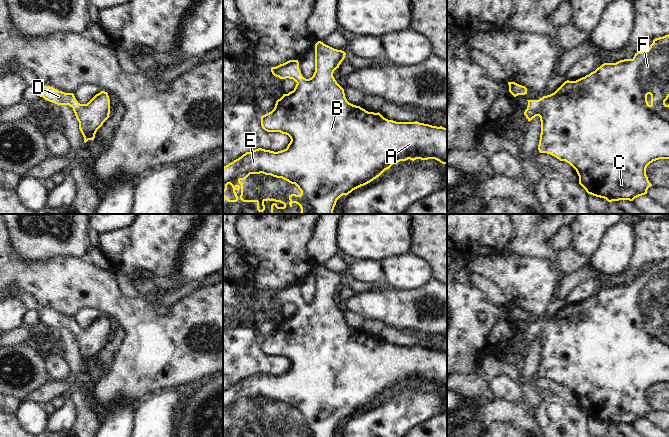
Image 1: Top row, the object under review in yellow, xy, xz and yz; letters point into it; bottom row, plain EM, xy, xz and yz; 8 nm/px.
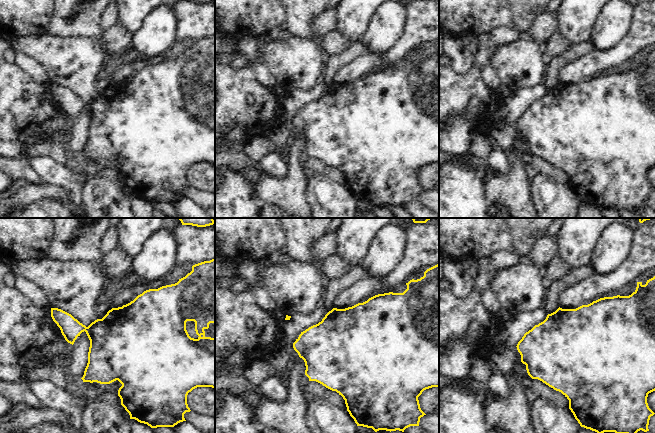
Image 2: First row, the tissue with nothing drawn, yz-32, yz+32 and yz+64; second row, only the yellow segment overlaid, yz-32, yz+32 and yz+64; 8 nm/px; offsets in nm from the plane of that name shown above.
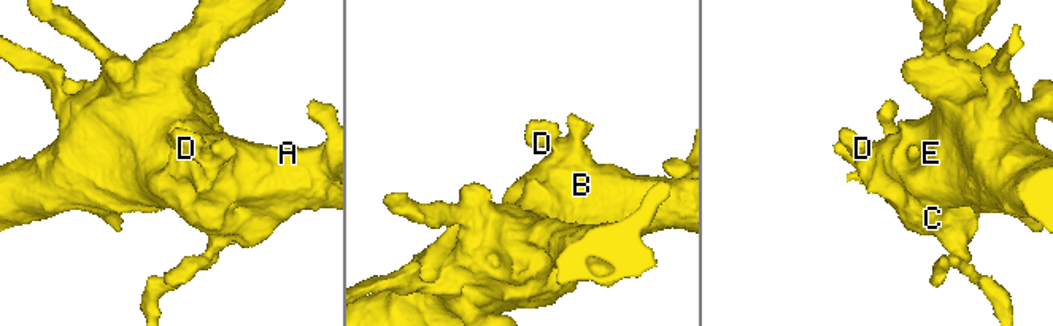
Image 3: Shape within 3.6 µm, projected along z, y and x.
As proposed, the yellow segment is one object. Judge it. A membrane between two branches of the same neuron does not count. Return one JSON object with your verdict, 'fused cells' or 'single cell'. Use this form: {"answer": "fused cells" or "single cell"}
{"answer": "single cell"}

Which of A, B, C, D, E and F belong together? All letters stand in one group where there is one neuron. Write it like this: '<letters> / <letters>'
A B C D E F

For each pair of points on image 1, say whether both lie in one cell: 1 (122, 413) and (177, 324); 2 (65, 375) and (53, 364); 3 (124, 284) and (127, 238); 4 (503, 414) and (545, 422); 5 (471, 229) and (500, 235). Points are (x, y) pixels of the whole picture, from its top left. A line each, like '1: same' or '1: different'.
1: different
2: same
3: different
4: different
5: same

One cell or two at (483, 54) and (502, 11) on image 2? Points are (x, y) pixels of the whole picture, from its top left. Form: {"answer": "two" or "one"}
{"answer": "two"}

